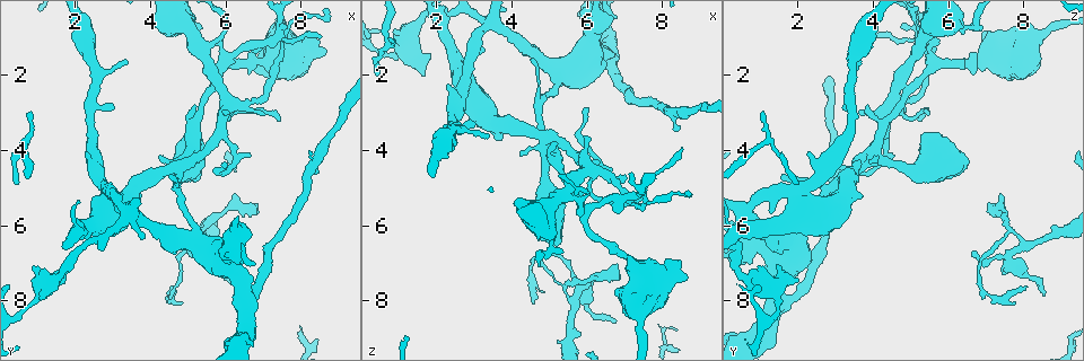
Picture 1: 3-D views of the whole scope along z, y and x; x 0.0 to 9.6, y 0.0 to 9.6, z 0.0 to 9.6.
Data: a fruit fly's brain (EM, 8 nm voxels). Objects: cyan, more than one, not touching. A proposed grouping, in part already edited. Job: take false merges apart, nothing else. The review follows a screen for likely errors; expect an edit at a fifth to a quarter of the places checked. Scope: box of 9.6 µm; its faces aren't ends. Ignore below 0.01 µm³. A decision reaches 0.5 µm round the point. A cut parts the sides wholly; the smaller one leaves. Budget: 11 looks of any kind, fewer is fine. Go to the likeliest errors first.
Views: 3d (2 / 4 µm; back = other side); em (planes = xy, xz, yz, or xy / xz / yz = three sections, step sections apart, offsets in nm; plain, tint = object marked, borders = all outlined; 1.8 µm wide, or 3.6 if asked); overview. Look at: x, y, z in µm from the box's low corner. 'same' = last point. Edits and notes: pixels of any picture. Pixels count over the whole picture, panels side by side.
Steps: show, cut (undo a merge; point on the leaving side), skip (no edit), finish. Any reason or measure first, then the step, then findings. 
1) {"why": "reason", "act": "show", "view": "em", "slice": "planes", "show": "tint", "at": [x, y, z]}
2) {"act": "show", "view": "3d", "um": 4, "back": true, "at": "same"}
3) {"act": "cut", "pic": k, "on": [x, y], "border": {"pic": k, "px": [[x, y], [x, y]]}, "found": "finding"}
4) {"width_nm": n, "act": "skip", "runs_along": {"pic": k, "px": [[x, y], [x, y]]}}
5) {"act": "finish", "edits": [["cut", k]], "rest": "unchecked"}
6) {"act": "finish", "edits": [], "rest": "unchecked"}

{"why": "a fork", "act": "show", "view": "em", "slice": "planes", "show": "tint", "at": [7.45, 1.00, 5.25]}

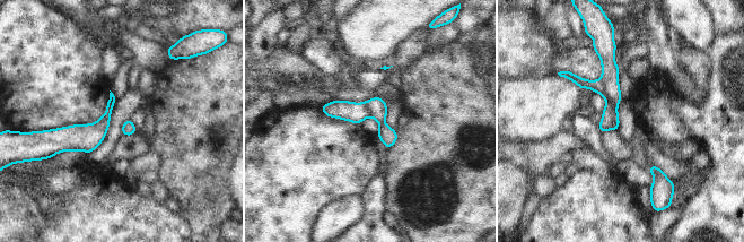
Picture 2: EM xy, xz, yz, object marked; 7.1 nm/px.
{"width_nm": 120, "act": "cut", "pic": 2, "on": [610, 121], "border": {"pic": 2, "px": [[601, 79], [616, 112]]}, "found": "a second neuron is stuck on"}

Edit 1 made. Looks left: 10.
{"act": "show", "view": "overview"}

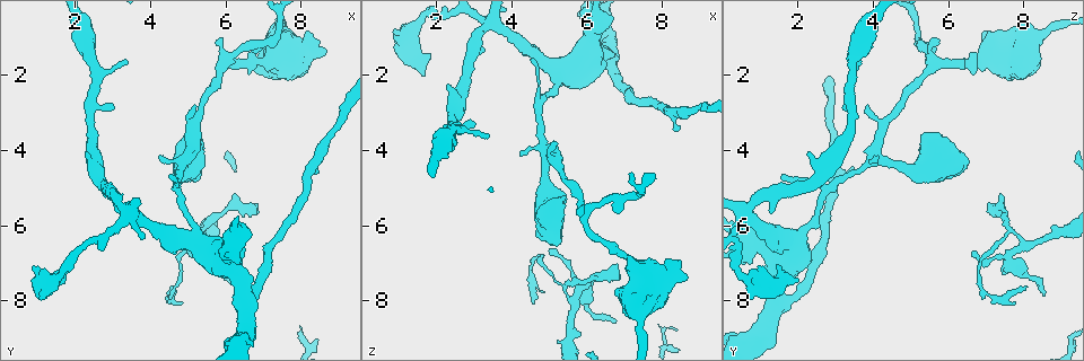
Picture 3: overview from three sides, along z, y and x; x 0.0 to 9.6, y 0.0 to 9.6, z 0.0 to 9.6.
{"why": "sharp bend", "act": "show", "view": "3d", "um": 2, "at": [2.40, 2.85, 3.45]}

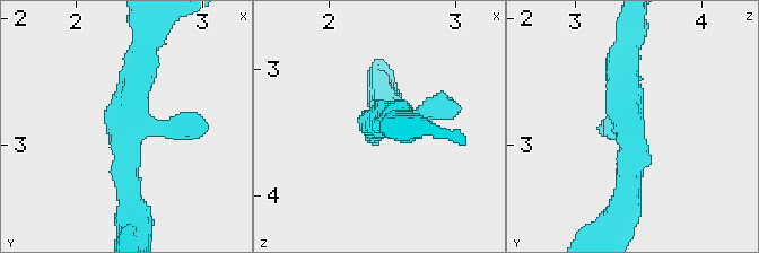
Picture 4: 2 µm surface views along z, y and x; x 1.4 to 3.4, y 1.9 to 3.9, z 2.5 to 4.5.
{"why": "shape alone is not enough", "act": "show", "view": "em", "slice": "yz", "step": 4, "show": "tint", "at": [2.44, 2.86, 3.44]}

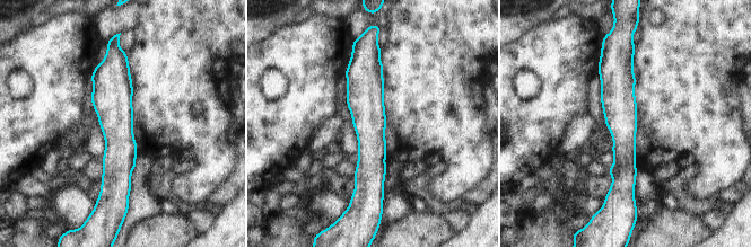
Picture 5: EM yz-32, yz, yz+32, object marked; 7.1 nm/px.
{"act": "skip", "found": "continuous, no second neuron"}

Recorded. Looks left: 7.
{"why": "abrupt turn", "act": "show", "view": "3d", "um": 2, "at": [3.45, 5.75, 0.55]}

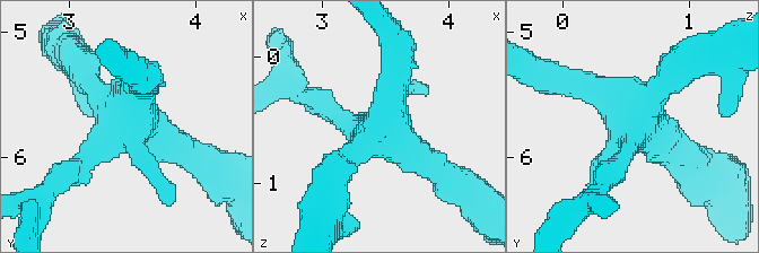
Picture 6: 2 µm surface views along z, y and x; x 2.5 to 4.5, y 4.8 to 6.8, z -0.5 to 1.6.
{"act": "show", "view": "em", "slice": "planes", "show": "borders", "at": [3.50, 5.70, 0.62]}

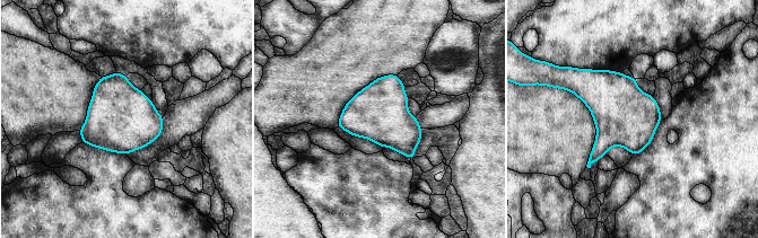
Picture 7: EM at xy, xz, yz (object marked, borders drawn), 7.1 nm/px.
{"act": "skip", "found": "all the same neuron"}

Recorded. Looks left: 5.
{"why": "thick turns thin", "act": "show", "view": "3d", "um": 4, "at": [5.55, 6.20, 8.90]}

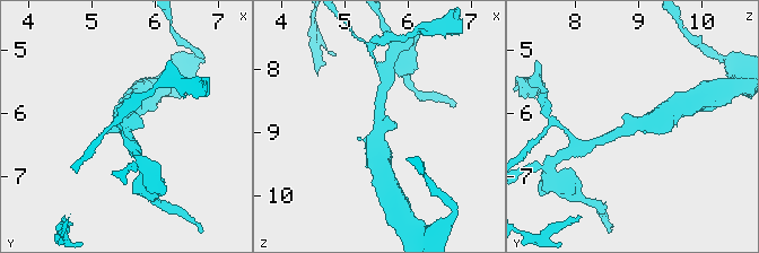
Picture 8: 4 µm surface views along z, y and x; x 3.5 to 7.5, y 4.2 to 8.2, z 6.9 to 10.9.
{"arm_widths_nm": [220, 320], "act": "show", "view": "em", "slice": "planes", "show": "plain", "at": [5.50, 6.25, 8.90]}

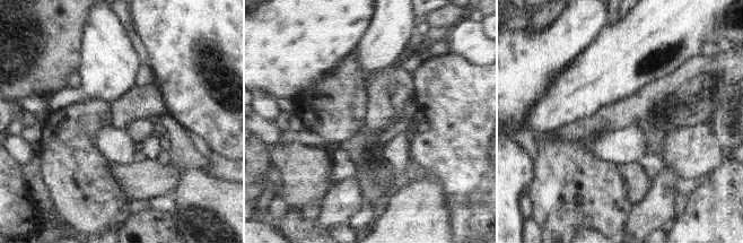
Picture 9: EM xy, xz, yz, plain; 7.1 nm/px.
{"why": "where the object lies", "act": "show", "view": "em", "slice": "planes", "show": "tint", "at": "same"}

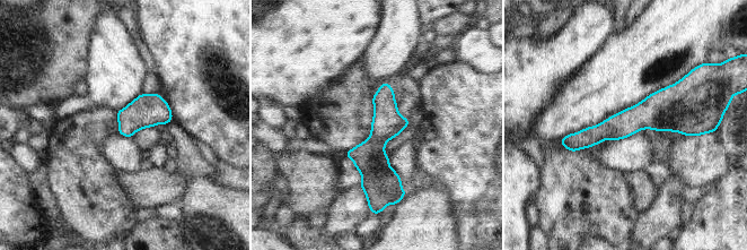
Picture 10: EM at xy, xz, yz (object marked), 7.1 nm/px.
{"width_nm": 200, "act": "skip", "runs_along": {"pic": 10, "px": [[697, 120], [632, 119], [564, 141]]}, "found": "all the same neuron"}

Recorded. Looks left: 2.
{"act": "finish", "edits": [["cut", 2]], "rest": "unchecked"}

